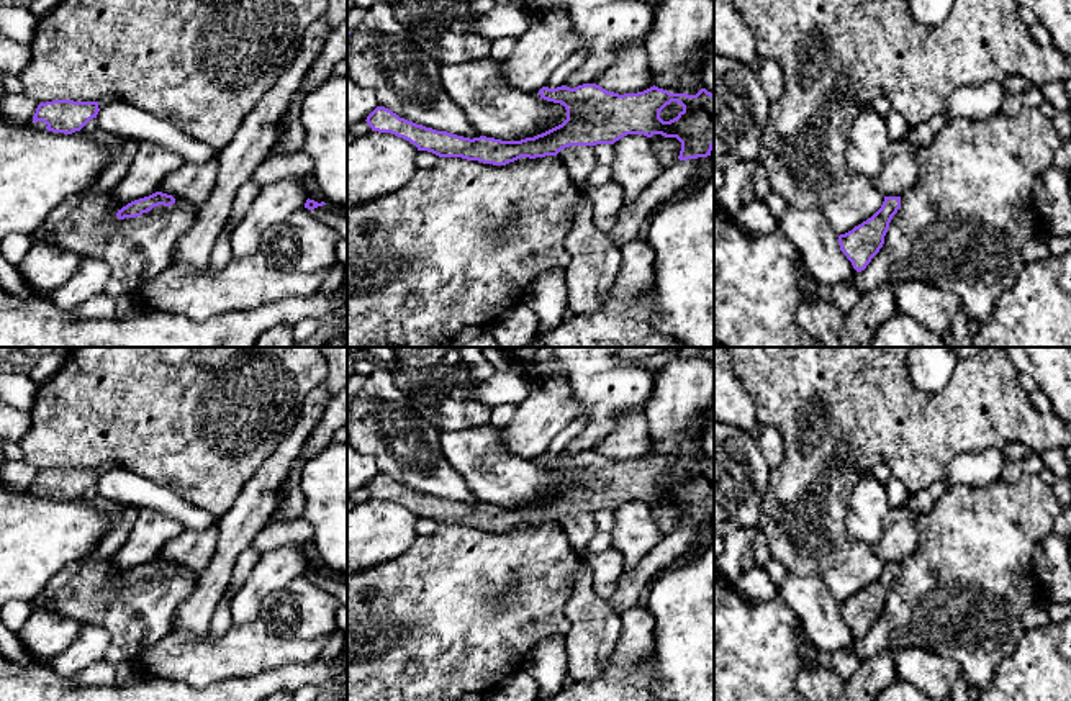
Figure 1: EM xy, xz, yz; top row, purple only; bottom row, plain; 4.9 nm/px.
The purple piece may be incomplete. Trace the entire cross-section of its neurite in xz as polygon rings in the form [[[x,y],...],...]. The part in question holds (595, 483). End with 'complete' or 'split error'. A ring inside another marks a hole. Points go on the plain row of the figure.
[[[583,450],[575,455],[542,454],[539,462],[563,472],[567,486],[521,508],[486,503],[470,506],[436,498],[400,485],[385,473],[377,473],[365,488],[372,498],[391,500],[414,511],[418,518],[493,532],[506,532],[521,524],[557,522],[570,513],[614,511],[627,501],[676,504],[681,509],[680,527],[707,524],[714,514],[714,462],[706,455],[688,462],[670,460],[653,452],[644,459],[619,462],[596,450]],[[671,468],[680,470],[683,477],[676,485],[663,488],[660,478]]] | complete

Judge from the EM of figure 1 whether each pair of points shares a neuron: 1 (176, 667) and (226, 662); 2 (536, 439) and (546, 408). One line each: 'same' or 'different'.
1: same
2: same

